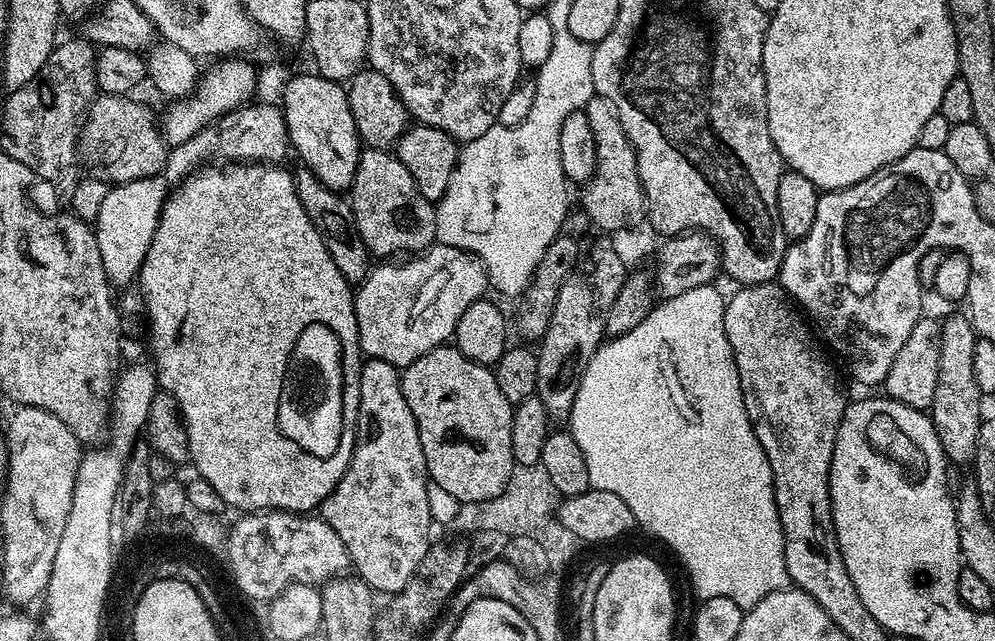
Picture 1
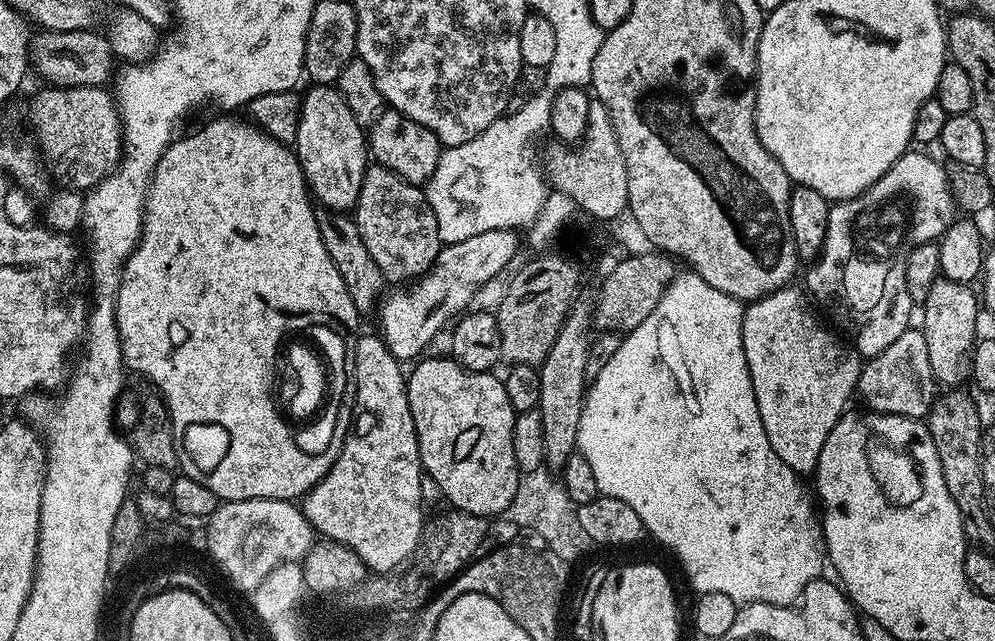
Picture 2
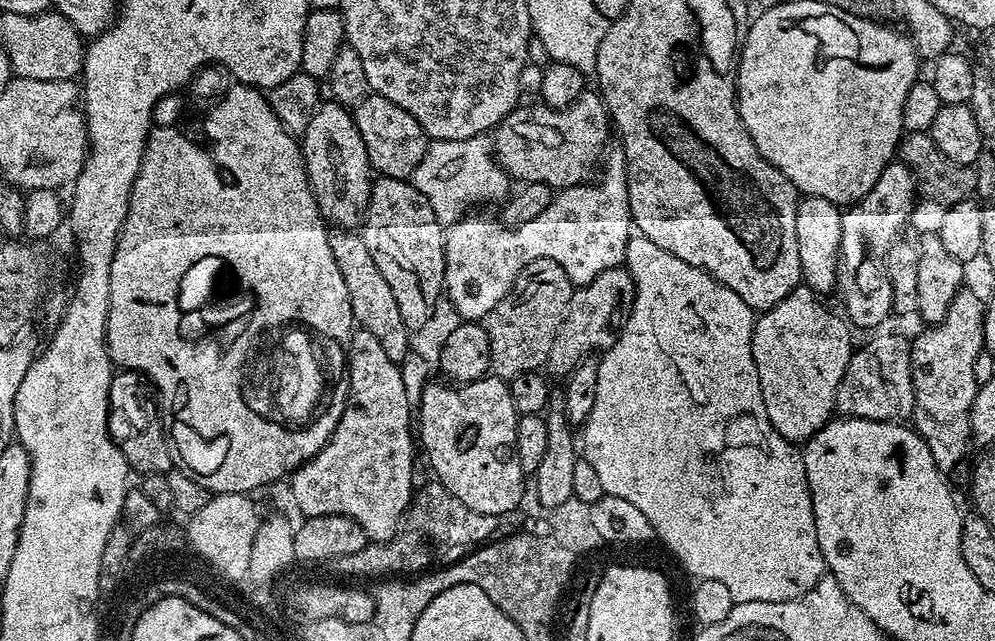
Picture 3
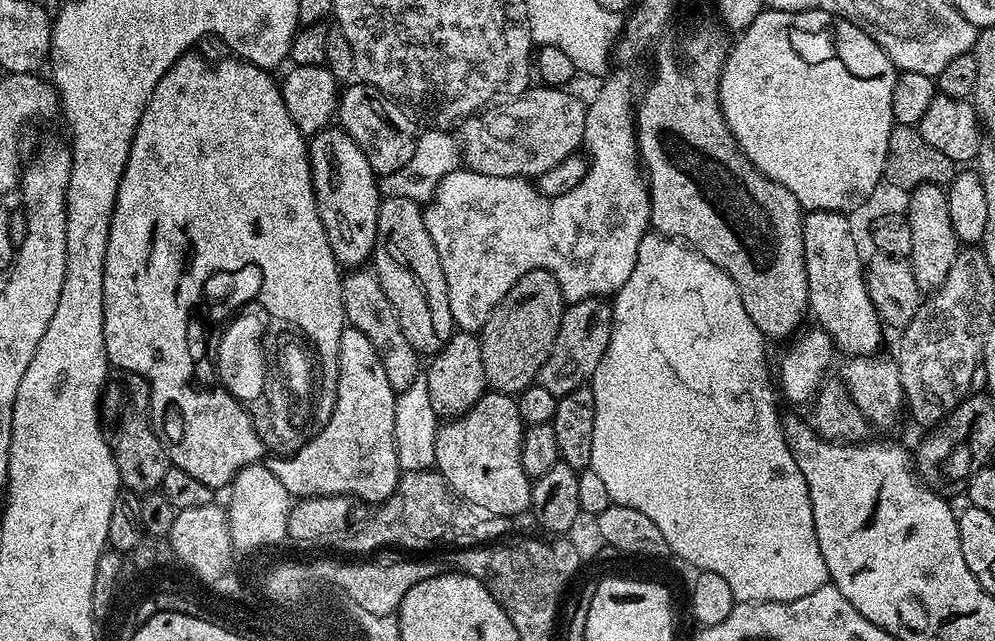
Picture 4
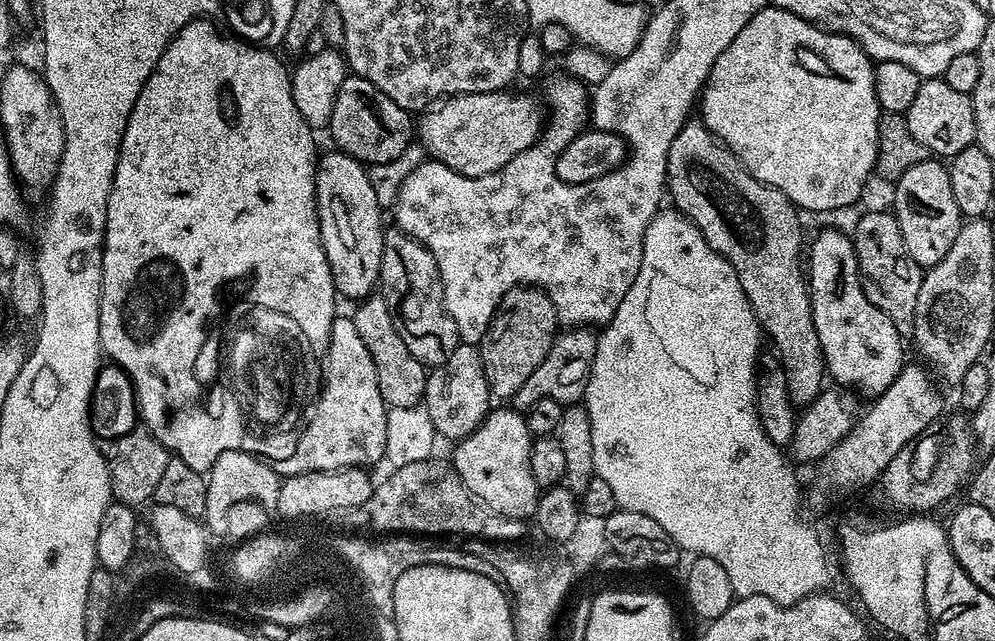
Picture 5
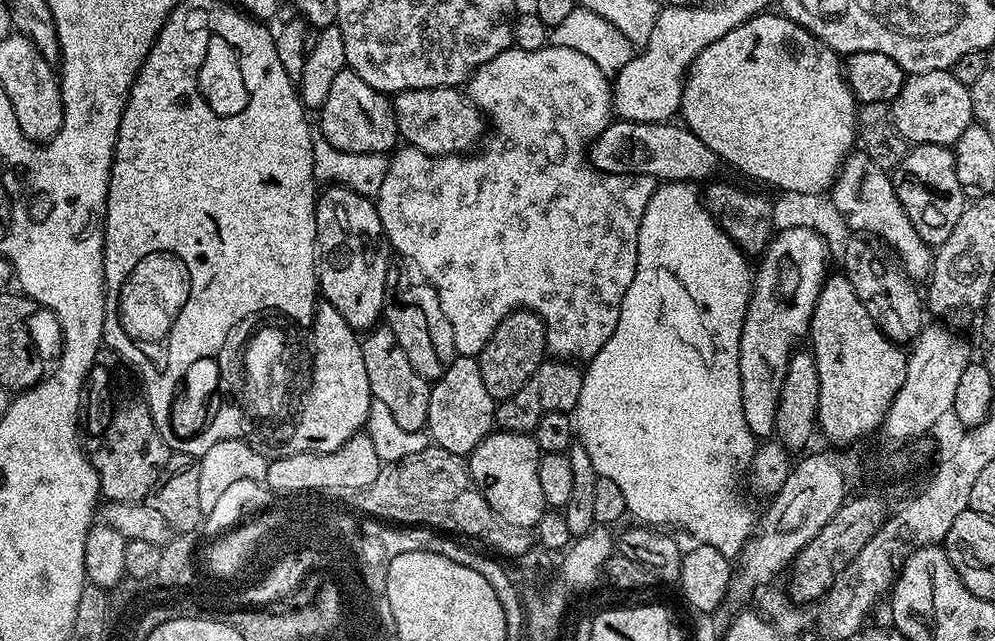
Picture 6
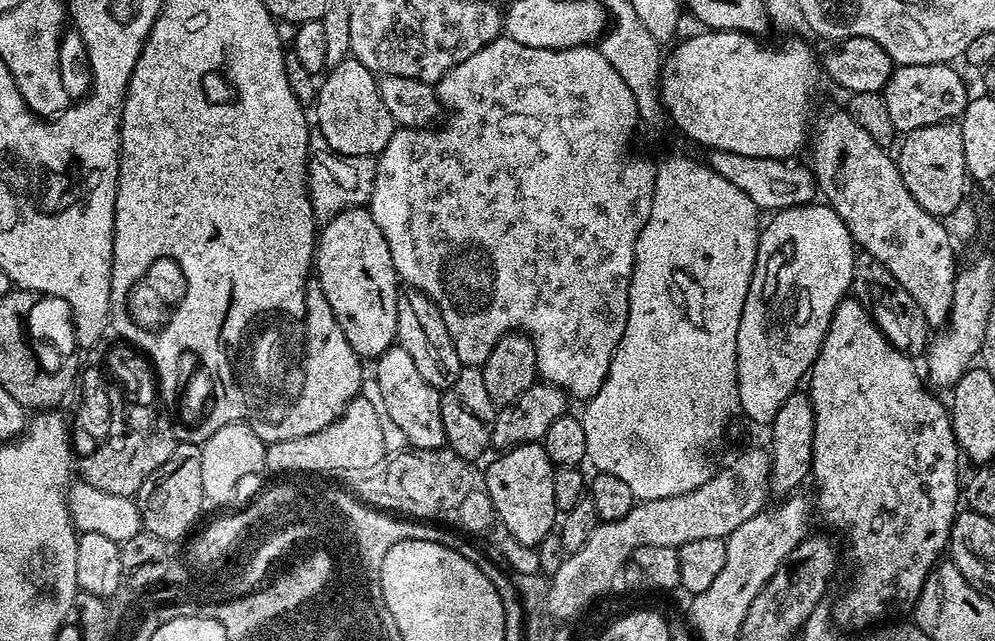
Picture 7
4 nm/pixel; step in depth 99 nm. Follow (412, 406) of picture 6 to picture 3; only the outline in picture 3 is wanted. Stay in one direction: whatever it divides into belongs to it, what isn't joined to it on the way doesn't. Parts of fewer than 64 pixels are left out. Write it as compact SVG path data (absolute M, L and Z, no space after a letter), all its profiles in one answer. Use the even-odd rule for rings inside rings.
M356 230L329 231L328 241L330 254L334 254L334 262L338 262L338 270L342 270L342 279L346 281L346 294L350 294L353 321L359 327L370 330L374 338L378 338L390 362L401 365L410 353L410 330L402 318L402 310L398 310L398 298L394 298L382 270L378 270L378 265L370 255L370 246L366 246L363 235Z

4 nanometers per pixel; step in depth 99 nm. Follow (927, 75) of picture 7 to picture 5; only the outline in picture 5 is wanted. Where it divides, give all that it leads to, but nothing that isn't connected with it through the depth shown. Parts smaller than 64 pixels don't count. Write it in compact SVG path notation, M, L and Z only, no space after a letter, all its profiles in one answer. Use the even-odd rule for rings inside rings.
M928 78L921 83L914 102L910 102L906 117L914 138L933 157L951 158L962 150L973 147L976 138L976 123L972 97L967 92L959 92L951 86L946 86L943 78Z

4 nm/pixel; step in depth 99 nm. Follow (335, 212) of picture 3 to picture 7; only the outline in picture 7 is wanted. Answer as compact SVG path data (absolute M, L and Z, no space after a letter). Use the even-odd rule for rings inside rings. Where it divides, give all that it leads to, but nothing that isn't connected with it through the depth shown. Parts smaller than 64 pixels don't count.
M367 207L342 210L319 229L314 276L334 309L334 318L338 318L342 334L346 334L346 342L354 346L360 357L378 357L397 343L398 277L394 258L390 258L390 246L386 246L386 238L382 238L382 230L378 230L378 222L374 222Z

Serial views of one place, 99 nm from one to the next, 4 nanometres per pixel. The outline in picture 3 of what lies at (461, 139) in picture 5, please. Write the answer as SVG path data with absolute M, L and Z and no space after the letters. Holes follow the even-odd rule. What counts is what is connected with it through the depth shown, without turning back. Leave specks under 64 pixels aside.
M586 90L565 108L535 103L529 108L513 108L496 125L490 140L496 163L513 181L549 184L553 190L572 189L585 183L596 159L604 152L608 132L610 136L610 117L599 91Z

